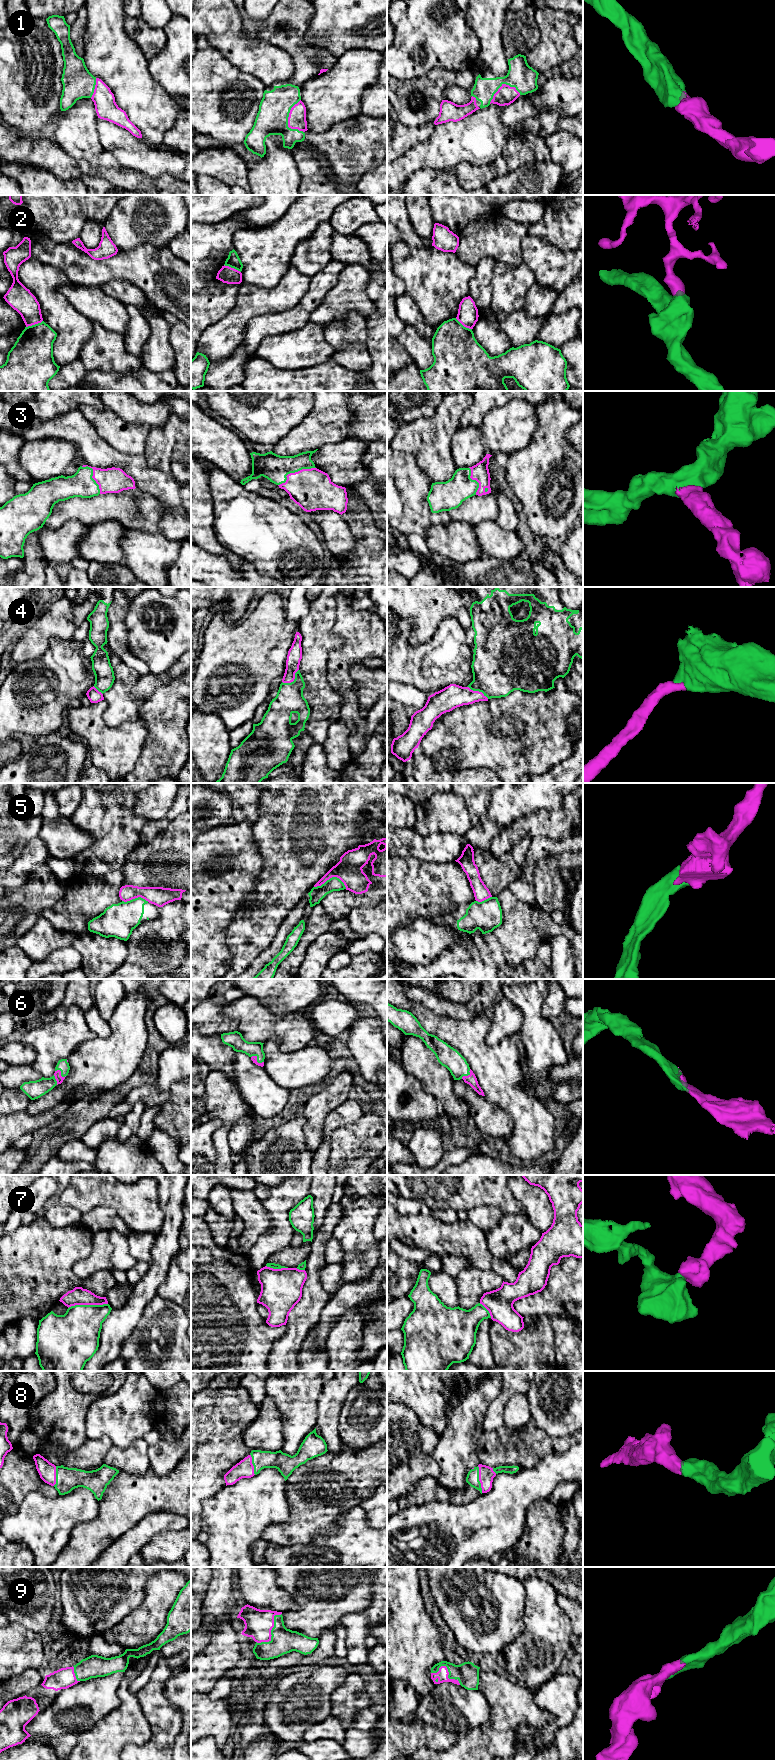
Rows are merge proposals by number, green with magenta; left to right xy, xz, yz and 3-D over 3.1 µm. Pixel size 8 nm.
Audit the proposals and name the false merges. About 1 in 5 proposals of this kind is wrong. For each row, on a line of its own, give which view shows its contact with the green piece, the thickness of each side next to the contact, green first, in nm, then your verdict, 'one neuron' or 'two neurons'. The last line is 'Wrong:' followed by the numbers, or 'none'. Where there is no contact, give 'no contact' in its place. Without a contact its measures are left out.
1: meets green in xz; 260 nm thick on the green side, 140 nm on the other; one neuron
2: meets green in xy; 340 nm thick on the green side, 200 nm on the other; two neurons
3: meets green in xz; 220 nm thick on the green side, 320 nm on the other; one neuron
4: meets green in xz; 220 nm thick on the green side, 120 nm on the other; one neuron
5: meets green in xz; 120 nm thick on the green side, 220 nm on the other; two neurons
6: meets green in xz; 130 nm thick on the green side, 50 nm on the other; one neuron
7: meets green in xy; 380 nm thick on the green side, 140 nm on the other; two neurons
8: meets green in yz; 100 nm thick on the green side, 130 nm on the other; one neuron
9: meets green in xz; 200 nm thick on the green side, 220 nm on the other; one neuron
Wrong: 2, 5, 7

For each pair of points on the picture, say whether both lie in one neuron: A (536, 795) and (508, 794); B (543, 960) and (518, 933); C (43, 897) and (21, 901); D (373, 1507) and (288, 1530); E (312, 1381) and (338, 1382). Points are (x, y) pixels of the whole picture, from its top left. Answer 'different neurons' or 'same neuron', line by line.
A: same neuron
B: different neurons
C: same neuron
D: different neurons
E: different neurons

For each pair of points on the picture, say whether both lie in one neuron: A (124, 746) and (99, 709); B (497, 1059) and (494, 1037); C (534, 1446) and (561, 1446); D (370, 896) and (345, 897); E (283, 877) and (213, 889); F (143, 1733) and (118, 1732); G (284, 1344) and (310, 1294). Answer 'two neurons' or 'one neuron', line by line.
A: one neuron
B: two neurons
C: one neuron
D: one neuron
E: two neurons
F: one neuron
G: one neuron

